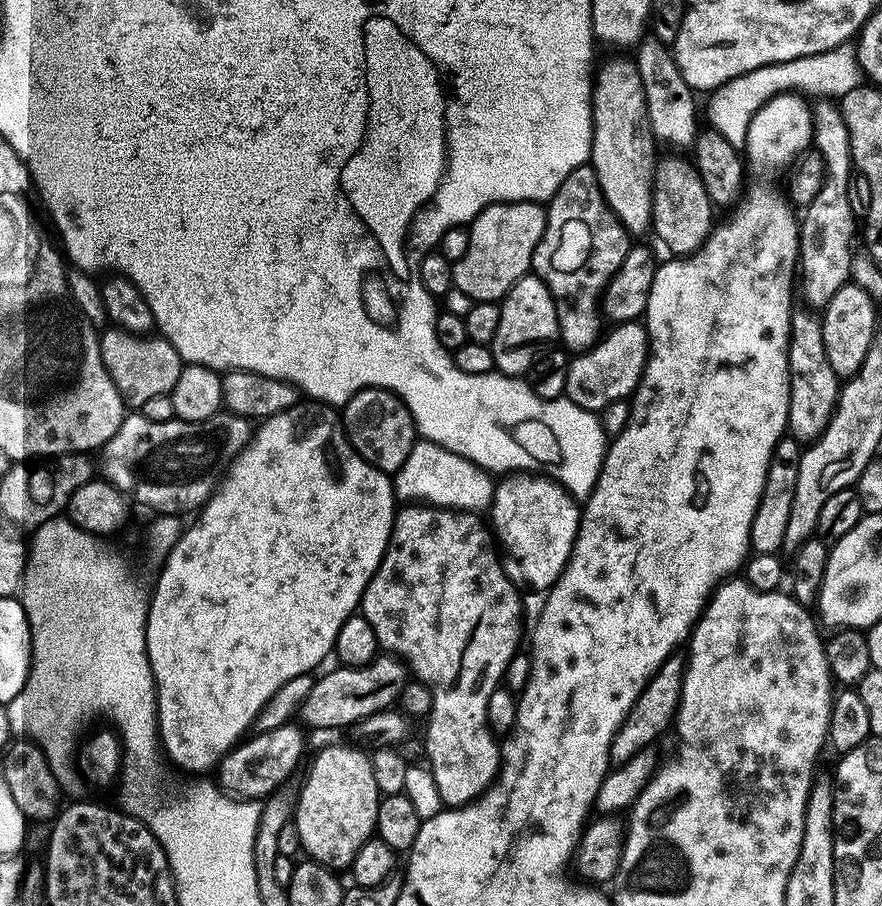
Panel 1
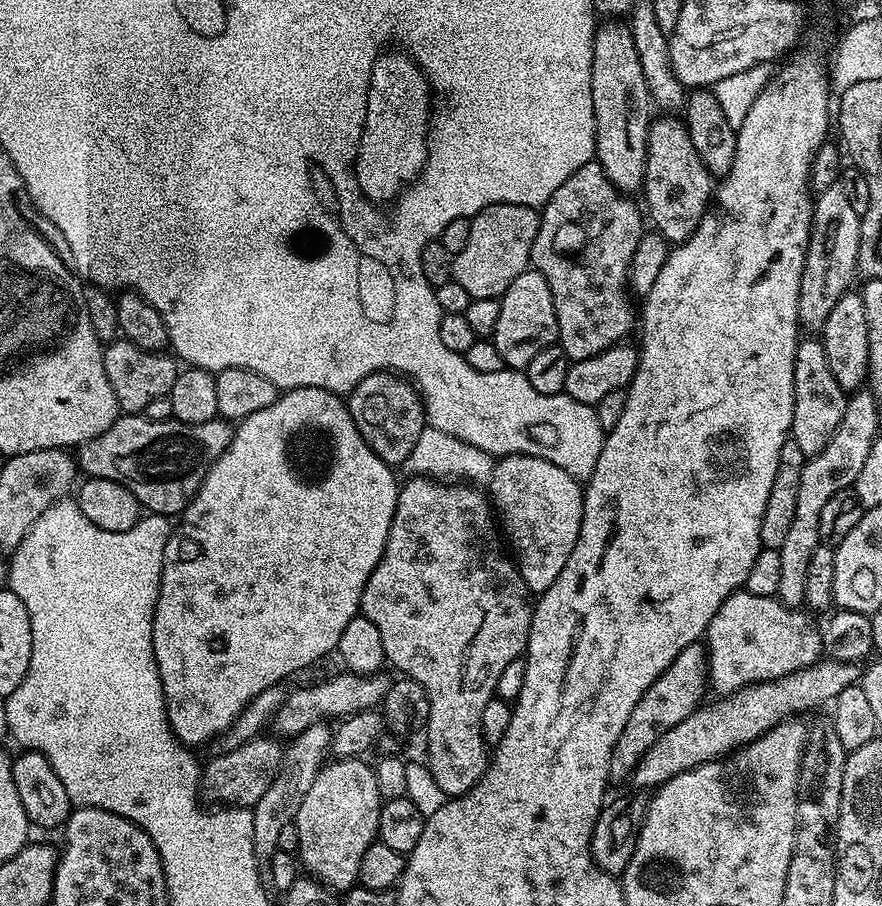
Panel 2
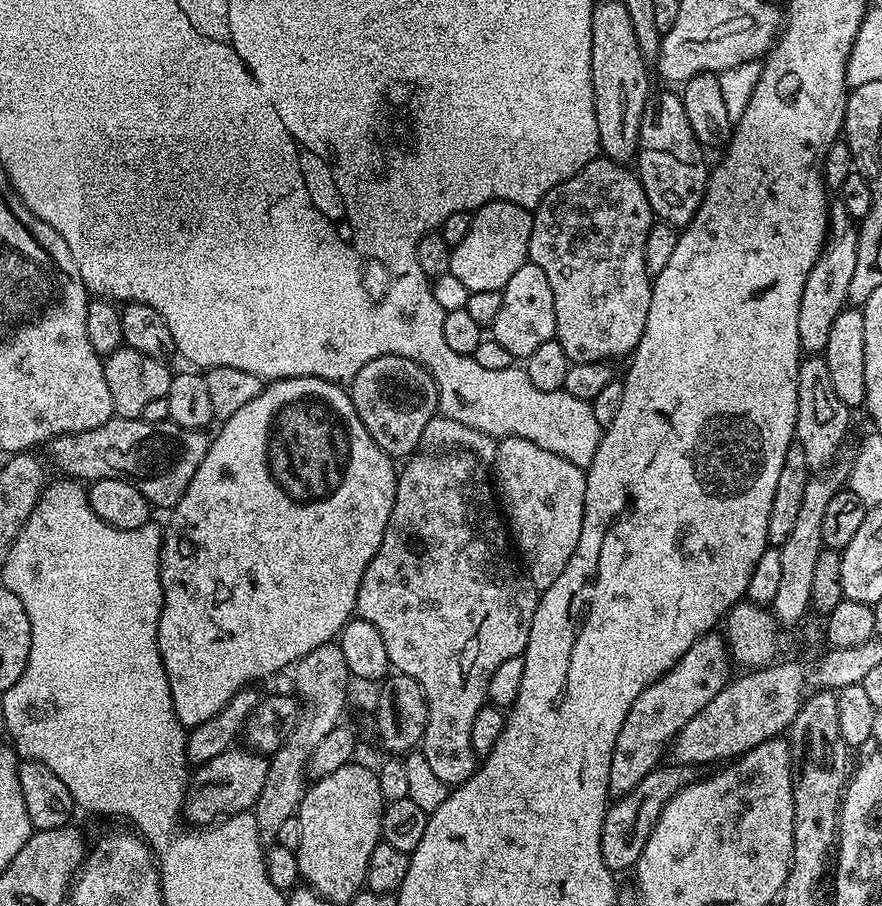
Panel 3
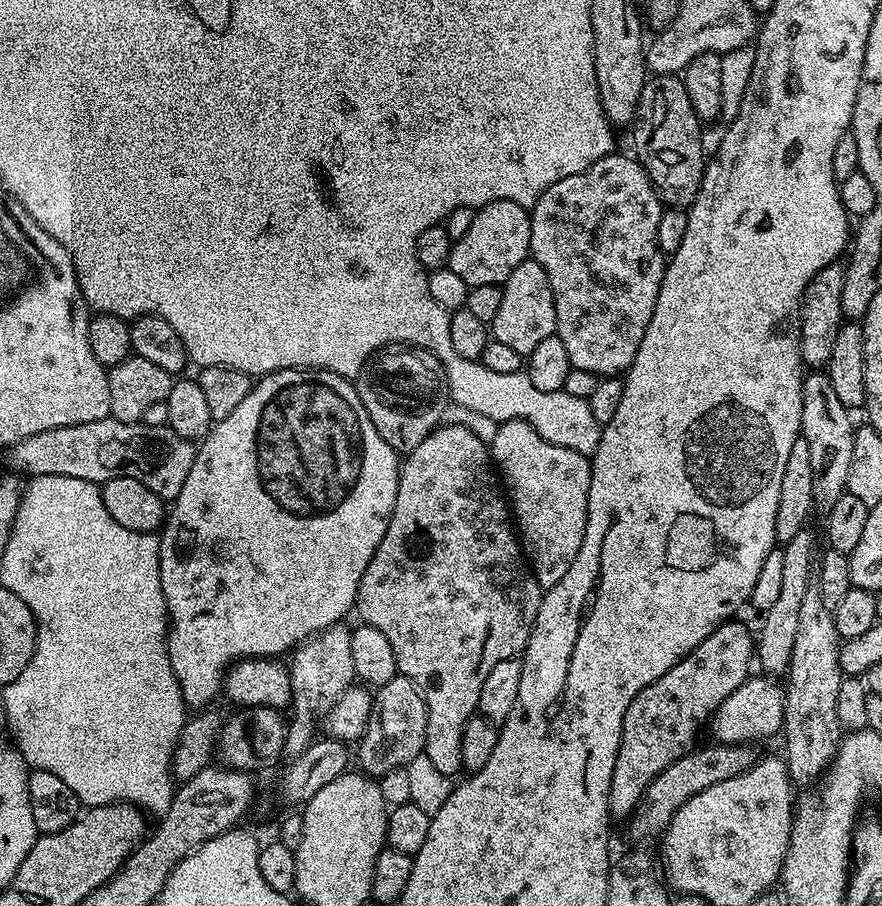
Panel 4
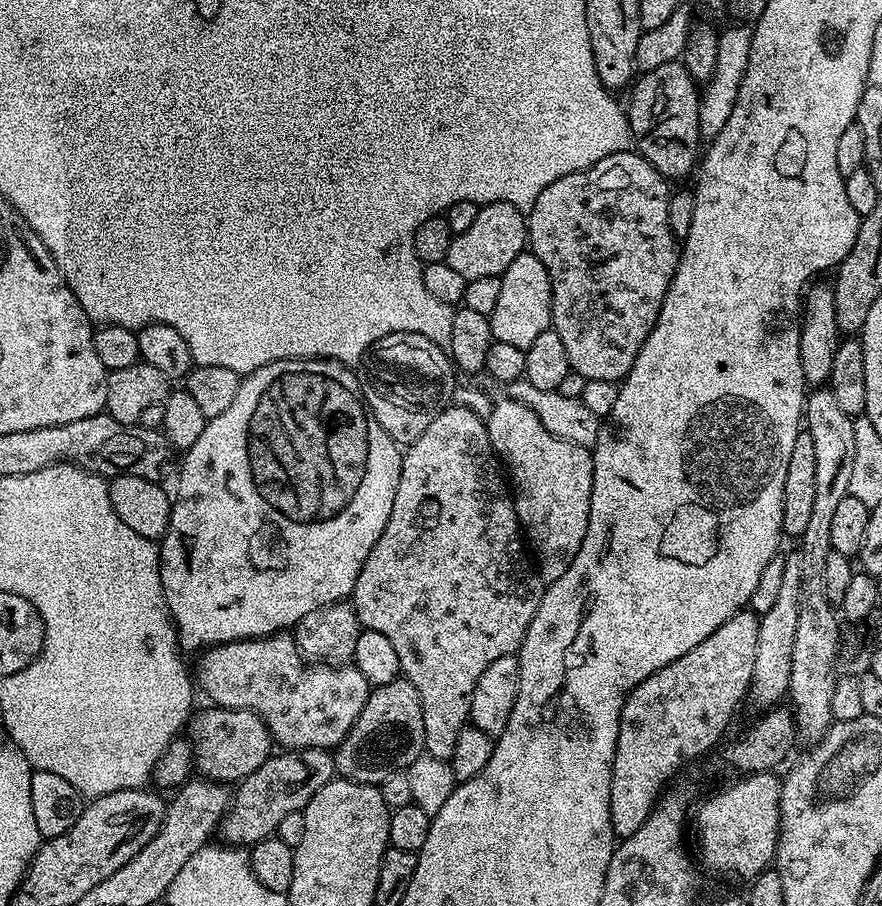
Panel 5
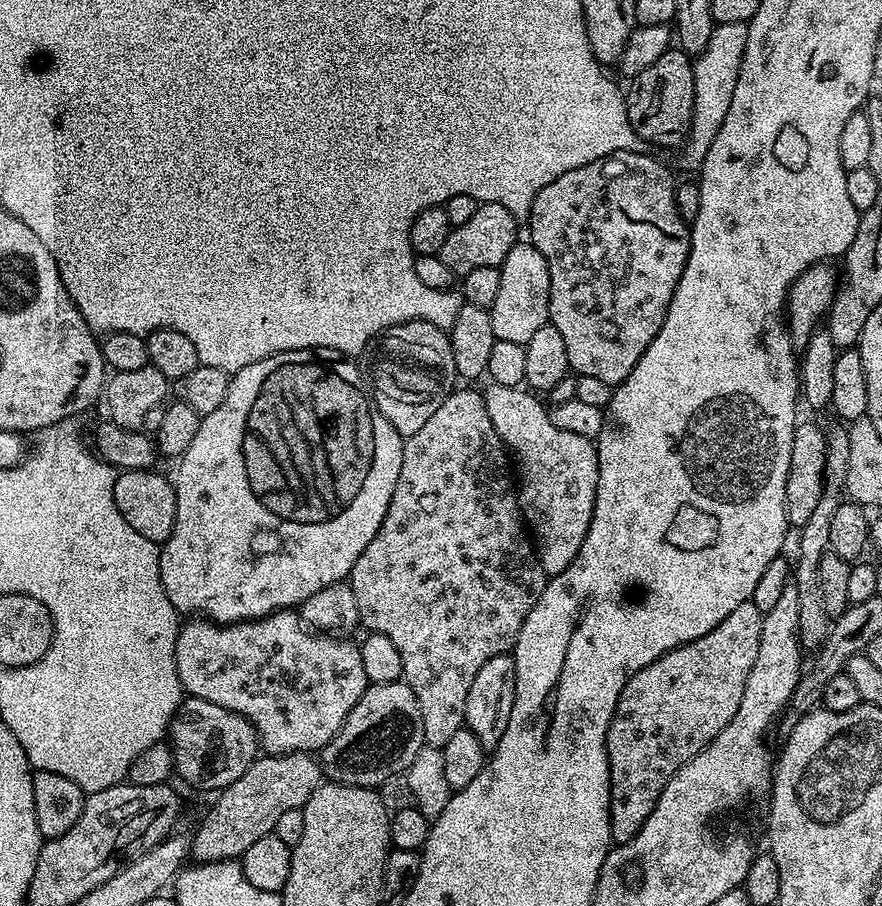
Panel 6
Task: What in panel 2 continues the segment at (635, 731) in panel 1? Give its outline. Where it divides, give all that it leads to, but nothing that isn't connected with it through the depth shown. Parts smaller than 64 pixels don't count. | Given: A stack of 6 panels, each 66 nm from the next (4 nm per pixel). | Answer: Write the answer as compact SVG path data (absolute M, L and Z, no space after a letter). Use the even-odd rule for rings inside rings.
M697 642L686 646L659 678L638 698L638 706L630 710L630 718L626 718L626 726L622 726L622 734L618 734L618 742L614 742L614 750L610 754L609 777L613 781L631 777L638 766L639 759L662 737L671 727L678 726L683 719L701 707L700 699L706 690L708 675L708 653L703 643Z

